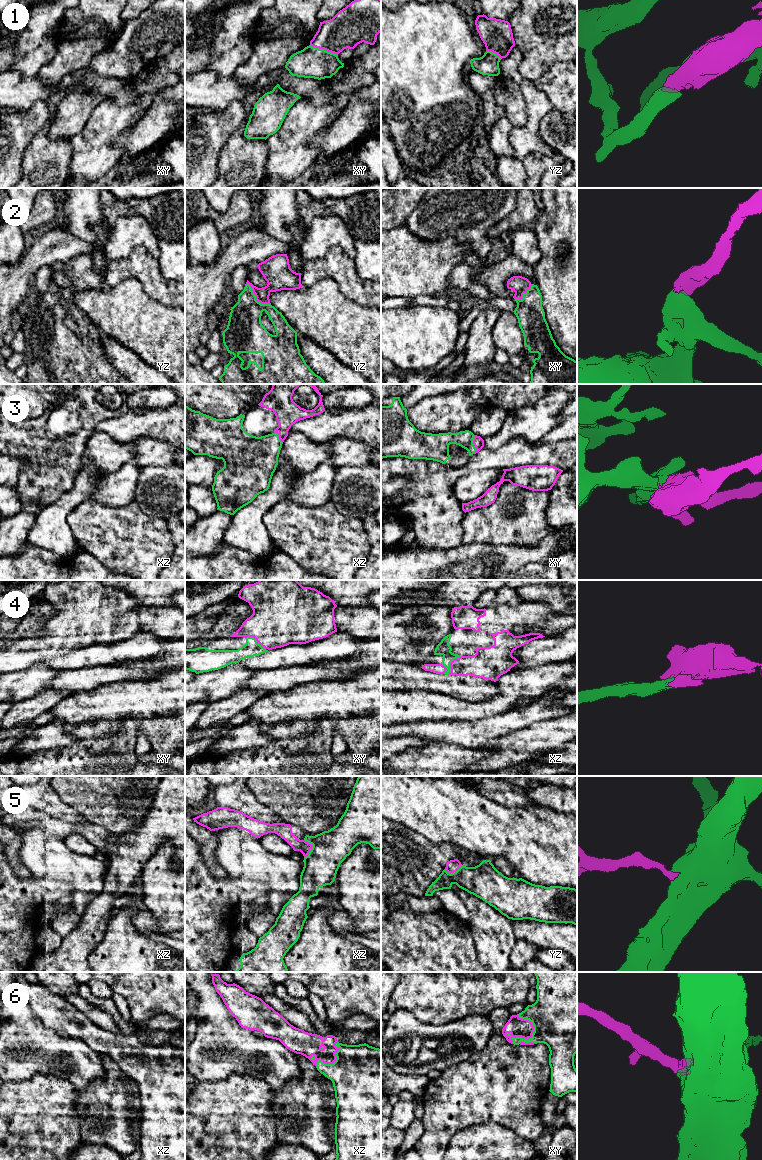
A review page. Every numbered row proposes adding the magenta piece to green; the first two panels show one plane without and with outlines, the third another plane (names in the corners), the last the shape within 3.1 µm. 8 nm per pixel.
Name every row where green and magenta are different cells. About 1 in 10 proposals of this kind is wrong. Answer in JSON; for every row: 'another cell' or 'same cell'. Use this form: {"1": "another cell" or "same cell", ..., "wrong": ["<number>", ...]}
{"1": "same cell", "2": "same cell", "3": "same cell", "4": "same cell", "5": "same cell", "6": "same cell", "wrong": []}

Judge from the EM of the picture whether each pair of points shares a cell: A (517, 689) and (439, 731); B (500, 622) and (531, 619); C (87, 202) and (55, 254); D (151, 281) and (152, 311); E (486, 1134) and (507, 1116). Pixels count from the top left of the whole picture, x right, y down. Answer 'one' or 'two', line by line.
A: two
B: one
C: two
D: two
E: two

